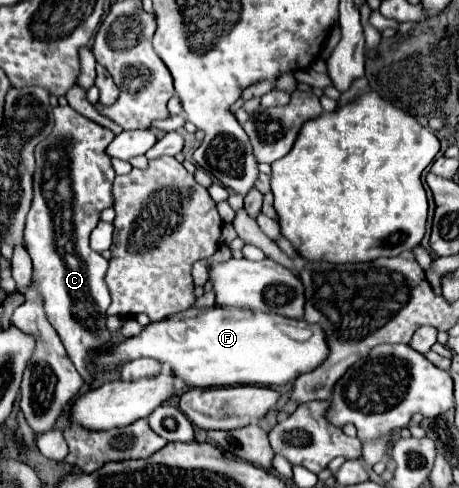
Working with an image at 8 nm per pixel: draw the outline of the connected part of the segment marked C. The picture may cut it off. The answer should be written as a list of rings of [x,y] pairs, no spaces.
[[[70,106],[54,108],[54,130],[52,134],[40,142],[34,150],[36,156],[36,172],[34,172],[34,200],[30,214],[26,218],[26,250],[34,262],[32,284],[44,296],[44,310],[48,314],[48,322],[58,332],[70,360],[74,362],[76,370],[84,378],[84,382],[92,384],[92,354],[102,352],[104,348],[112,346],[112,334],[106,328],[106,308],[110,306],[110,292],[104,282],[104,274],[108,270],[108,260],[102,258],[98,252],[90,248],[90,232],[96,228],[100,214],[104,208],[112,206],[112,182],[114,182],[114,168],[110,158],[106,158],[106,146],[112,142],[114,134],[110,130],[102,130],[96,122],[82,118]]]

